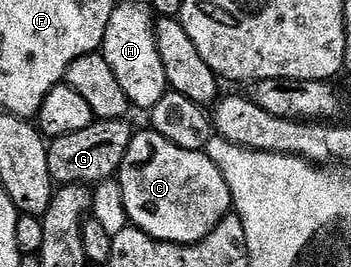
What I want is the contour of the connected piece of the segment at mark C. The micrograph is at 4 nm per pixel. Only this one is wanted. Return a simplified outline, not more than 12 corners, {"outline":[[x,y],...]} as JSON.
{"outline":[[135,134],[116,174],[129,224],[197,245],[232,213],[205,152]]}

